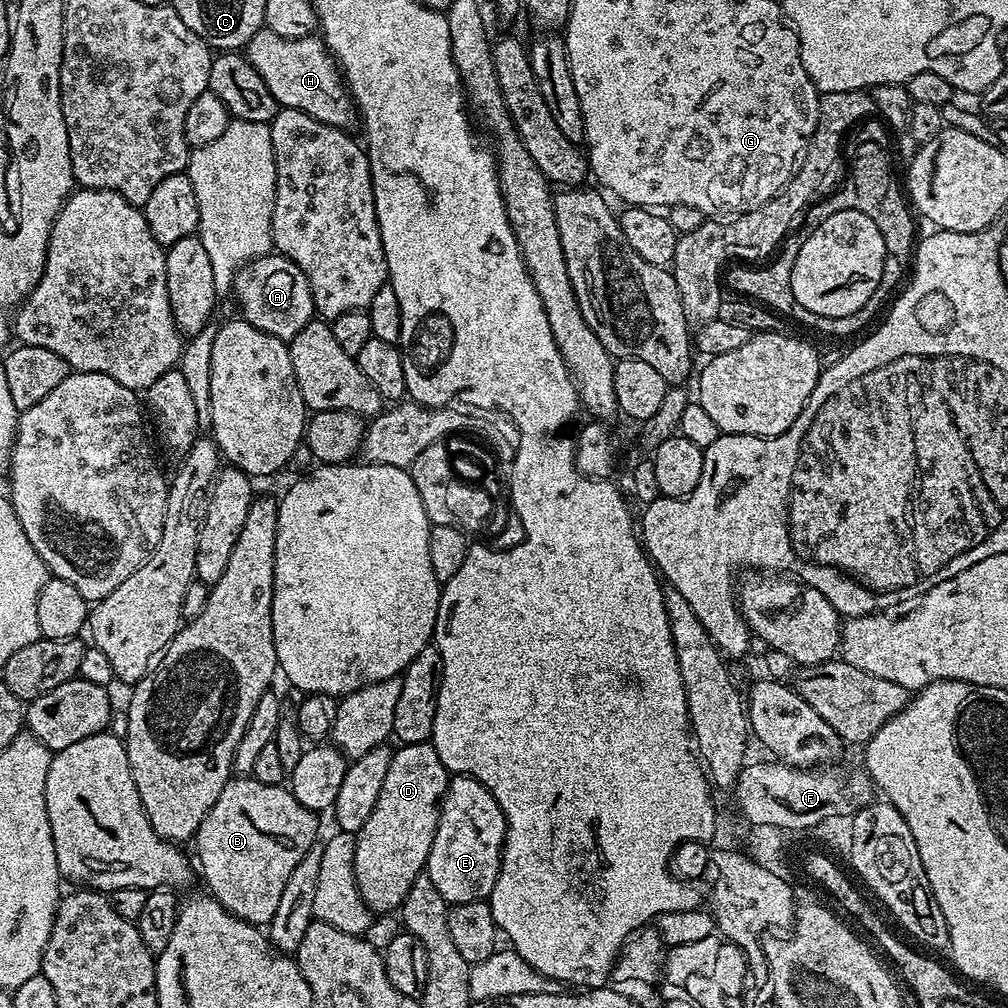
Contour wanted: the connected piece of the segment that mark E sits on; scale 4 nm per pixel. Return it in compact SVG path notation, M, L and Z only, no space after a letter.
M453 775L449 779L444 801L440 803L440 821L426 865L430 882L434 882L434 887L446 903L451 906L491 897L494 882L498 882L507 829L508 824L494 794L490 794L482 782L473 776Z

